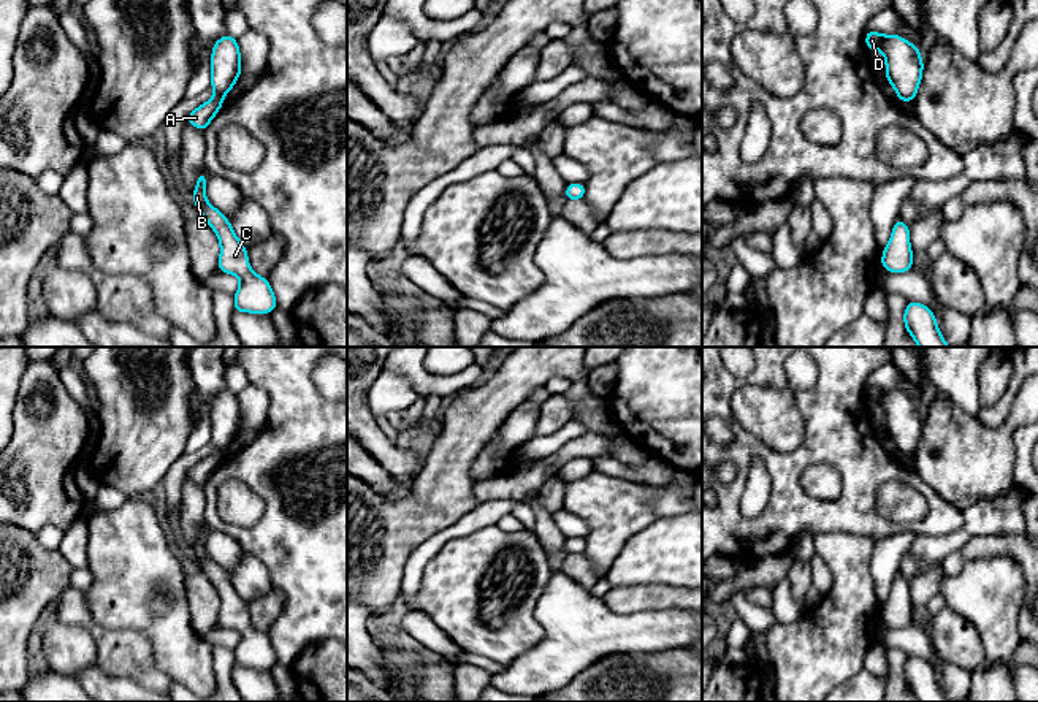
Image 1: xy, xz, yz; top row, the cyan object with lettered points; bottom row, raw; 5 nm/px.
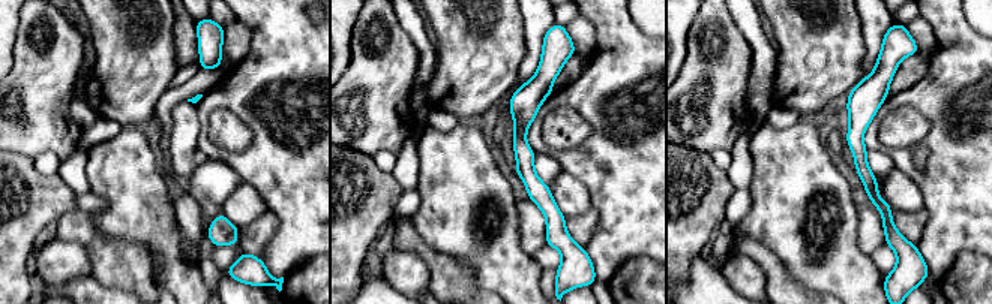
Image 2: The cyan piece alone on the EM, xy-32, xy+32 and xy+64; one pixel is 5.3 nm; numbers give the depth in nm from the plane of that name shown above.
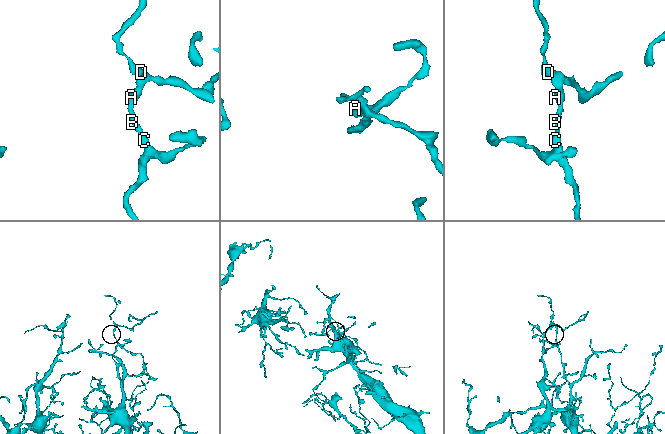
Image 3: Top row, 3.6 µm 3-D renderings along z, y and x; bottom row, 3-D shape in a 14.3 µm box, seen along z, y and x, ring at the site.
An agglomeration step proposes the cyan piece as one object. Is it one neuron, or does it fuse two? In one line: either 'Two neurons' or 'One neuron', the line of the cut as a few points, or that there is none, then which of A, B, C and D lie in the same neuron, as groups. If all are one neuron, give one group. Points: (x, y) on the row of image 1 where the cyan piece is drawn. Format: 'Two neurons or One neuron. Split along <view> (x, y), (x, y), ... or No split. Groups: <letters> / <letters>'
One neuron. No split. Groups: A B C D

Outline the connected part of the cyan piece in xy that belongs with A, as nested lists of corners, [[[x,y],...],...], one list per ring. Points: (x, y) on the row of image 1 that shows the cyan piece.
[[[223,35],[212,44],[211,55],[211,87],[216,95],[212,100],[204,101],[195,111],[189,113],[185,124],[195,125],[204,133],[212,117],[223,106],[225,93],[233,89],[239,76],[241,54],[238,40]]]

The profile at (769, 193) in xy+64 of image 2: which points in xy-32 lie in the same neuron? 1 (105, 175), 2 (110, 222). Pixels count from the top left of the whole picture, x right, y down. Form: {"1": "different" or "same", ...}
{"1": "same", "2": "same"}

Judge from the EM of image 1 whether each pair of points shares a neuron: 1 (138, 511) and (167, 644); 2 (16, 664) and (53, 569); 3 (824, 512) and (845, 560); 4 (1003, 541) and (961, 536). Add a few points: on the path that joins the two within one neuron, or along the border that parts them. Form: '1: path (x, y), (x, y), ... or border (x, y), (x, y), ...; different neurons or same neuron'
1: path (138, 544), (138, 583), (159, 610); same neuron
2: path (16, 640), (16, 606), (29, 593); same neuron
3: border (869, 536), (820, 533), (815, 537); different neurons
4: border (1002, 533), (1018, 533), (1021, 536); different neurons

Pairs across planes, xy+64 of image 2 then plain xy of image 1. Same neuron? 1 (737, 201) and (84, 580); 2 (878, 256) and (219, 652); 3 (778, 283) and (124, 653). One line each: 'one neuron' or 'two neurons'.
1: one neuron
2: two neurons
3: one neuron

